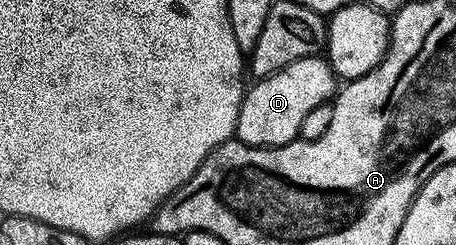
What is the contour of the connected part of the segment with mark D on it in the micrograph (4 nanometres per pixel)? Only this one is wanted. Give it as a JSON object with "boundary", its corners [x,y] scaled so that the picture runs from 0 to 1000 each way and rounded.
{"boundary":[[[704,224],[658,237],[629,278],[594,294],[572,314],[557,363],[542,371],[522,453],[522,494],[513,555],[529,588],[555,604],[603,604],[616,588],[638,588],[656,567],[662,502],[686,441],[721,412],[735,388],[737,314],[724,282],[721,241]]]}

